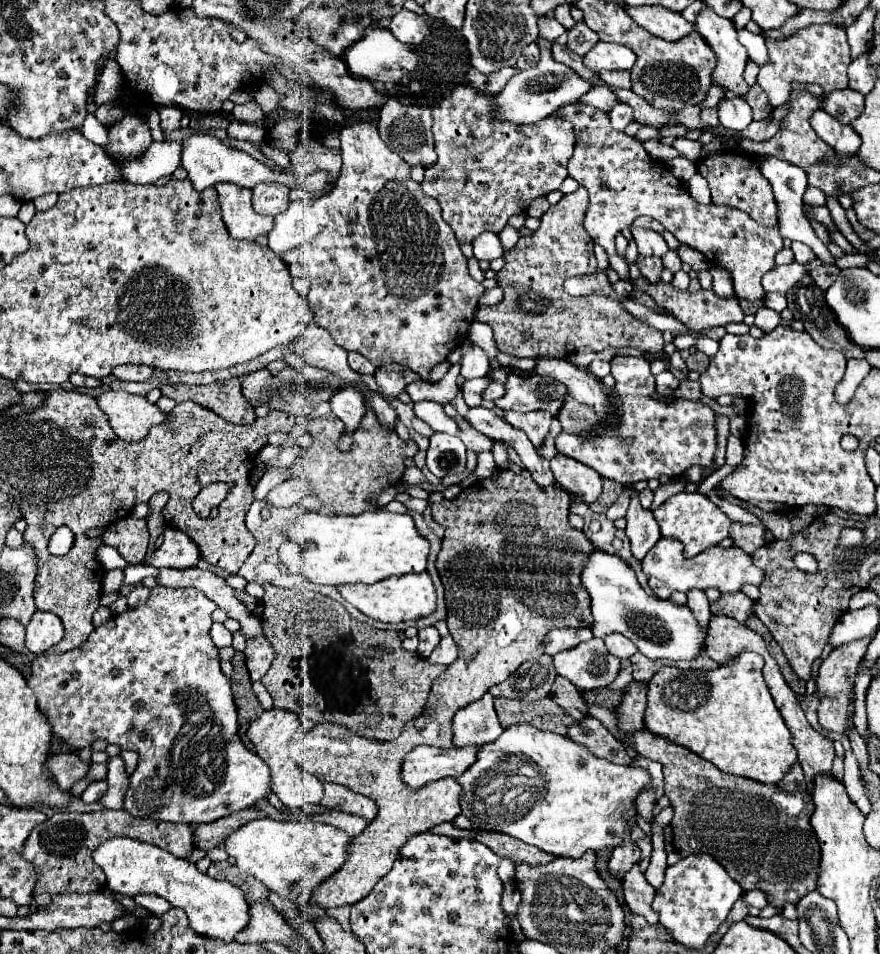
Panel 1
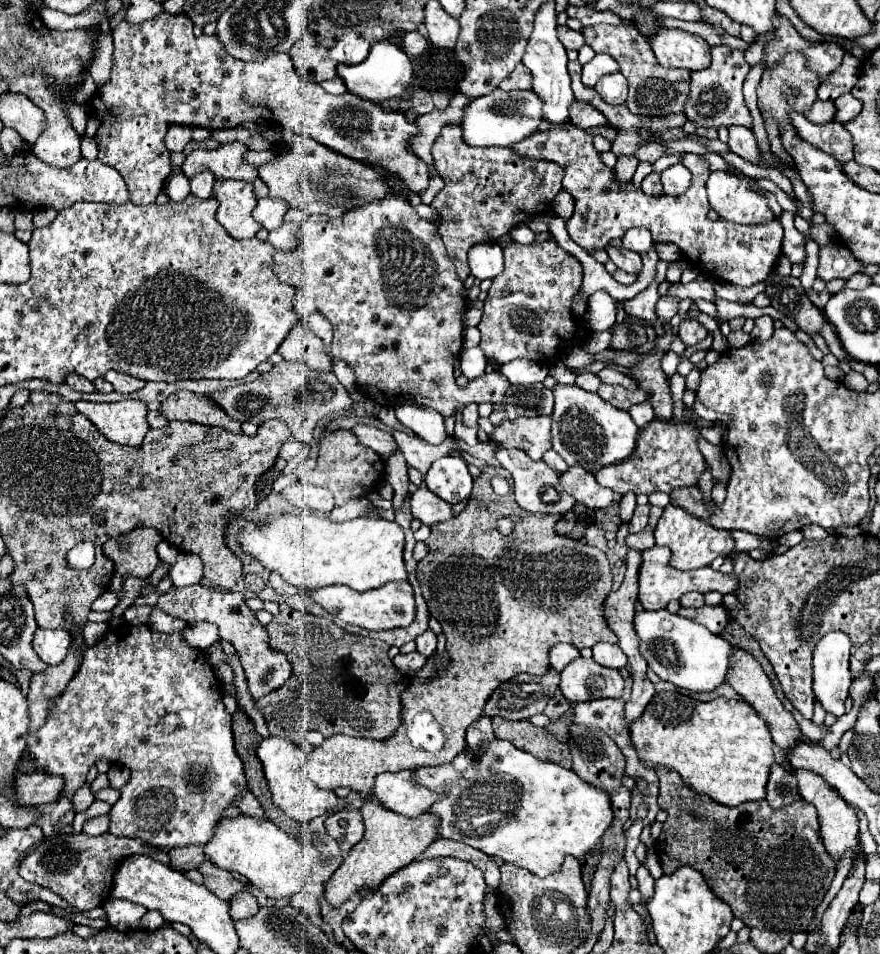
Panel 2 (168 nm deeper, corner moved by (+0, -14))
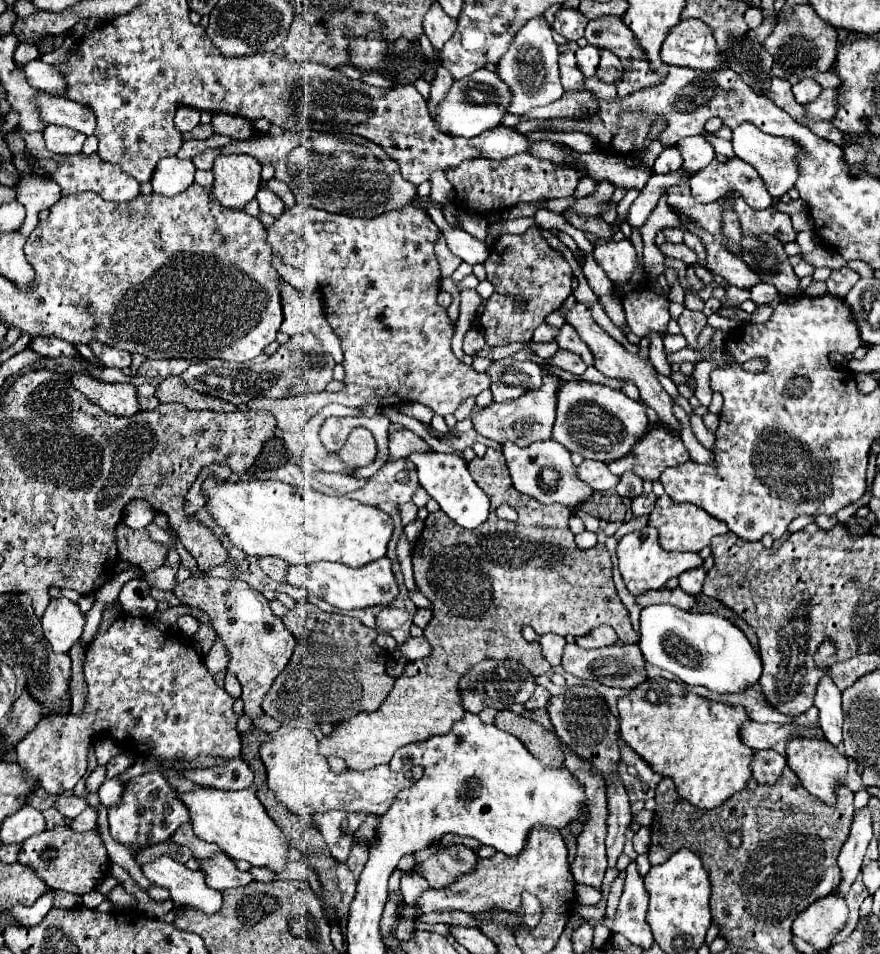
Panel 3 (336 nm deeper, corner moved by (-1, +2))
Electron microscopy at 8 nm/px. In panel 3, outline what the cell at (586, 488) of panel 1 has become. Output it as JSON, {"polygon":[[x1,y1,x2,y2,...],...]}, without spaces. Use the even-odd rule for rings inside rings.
{"polygon":[[584,460,578,466,578,478,582,478,596,492,612,490,618,484,618,476,614,476,604,462,594,462,594,460]]}

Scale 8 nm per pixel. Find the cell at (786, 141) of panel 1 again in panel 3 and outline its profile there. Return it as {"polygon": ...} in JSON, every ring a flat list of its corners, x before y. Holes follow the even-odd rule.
{"polygon":[[804,4,804,6,794,8,792,18,782,20,774,26,772,34,764,42,764,48,774,58,772,74,788,80,790,84,796,84,806,76,814,76,816,72,828,70,834,64,836,44,838,44,836,28,820,20,818,14,808,4]]}

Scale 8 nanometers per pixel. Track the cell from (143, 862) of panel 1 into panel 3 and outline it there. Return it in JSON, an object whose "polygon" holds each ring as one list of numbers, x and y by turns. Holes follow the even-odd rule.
{"polygon":[[160,856,140,868,154,886,170,892,176,906,192,906,204,914,222,910,222,894,206,884,206,874,202,870,188,870,170,856]]}

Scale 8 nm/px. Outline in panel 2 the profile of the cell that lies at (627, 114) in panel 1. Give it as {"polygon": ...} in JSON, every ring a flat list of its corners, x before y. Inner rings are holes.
{"polygon":[[575,100,569,108,569,122,575,126,581,126,581,128,593,128,593,126,603,126,607,120,589,102]]}

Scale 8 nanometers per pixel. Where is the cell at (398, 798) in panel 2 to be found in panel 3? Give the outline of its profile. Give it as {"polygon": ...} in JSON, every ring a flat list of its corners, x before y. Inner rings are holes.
{"polygon":[[308,722,308,724,296,724,296,728,290,728,290,726,281,724,276,732,270,734,270,740,260,746,260,756,262,756,262,762,268,772,270,792,290,792,290,798,294,798,294,808,300,808,300,812,294,812,294,814,302,814,302,816,308,816,308,808,310,808,310,814,318,814,318,812,326,812,326,810,334,810,334,808,356,810,356,812,366,812,366,814,386,814,390,810,390,804,394,804,398,792,402,792,404,788,408,788,412,784,406,778,406,774,394,772,386,764,374,766,364,772,352,772,352,770,344,770,342,774,332,772,326,758,318,754,320,739,317,739,314,733,317,725]]}

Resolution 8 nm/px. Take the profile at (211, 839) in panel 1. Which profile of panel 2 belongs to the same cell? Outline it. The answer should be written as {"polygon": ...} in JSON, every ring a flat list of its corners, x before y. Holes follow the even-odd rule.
{"polygon":[[185,846,185,848,173,848,167,852,169,854,169,866,179,870,179,872,187,872,197,868,201,862,205,862,205,852,203,846]]}

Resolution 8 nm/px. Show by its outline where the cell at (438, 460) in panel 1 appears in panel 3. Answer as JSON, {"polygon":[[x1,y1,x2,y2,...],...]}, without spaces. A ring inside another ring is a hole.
{"polygon":[[420,452,420,454,410,454,410,462,416,464,418,474,420,474,420,484,422,488,440,504,440,508,460,526,472,530,480,526,488,518,488,496,478,488,478,484,472,480,468,472,468,464,456,456,456,454,442,454,442,452]]}

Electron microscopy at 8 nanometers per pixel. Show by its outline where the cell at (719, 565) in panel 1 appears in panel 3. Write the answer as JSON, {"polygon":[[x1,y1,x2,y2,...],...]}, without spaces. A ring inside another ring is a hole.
{"polygon":[[650,526,636,530,632,534,626,534,618,542,616,554,620,560,620,574,622,574,628,590,634,596,646,594,648,590,660,590,670,578,680,576,686,570,700,568,704,564,704,560,698,552,666,552,666,550,662,550,662,546,658,544,658,530,650,528]]}

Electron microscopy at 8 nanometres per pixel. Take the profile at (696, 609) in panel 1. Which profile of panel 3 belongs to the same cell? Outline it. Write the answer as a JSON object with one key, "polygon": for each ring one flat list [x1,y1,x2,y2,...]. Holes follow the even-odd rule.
{"polygon":[[694,568,694,570,688,570,688,572,678,576,680,588,684,592,688,592,688,594,700,594,702,586,704,586,704,578,706,578,706,570,704,568]]}

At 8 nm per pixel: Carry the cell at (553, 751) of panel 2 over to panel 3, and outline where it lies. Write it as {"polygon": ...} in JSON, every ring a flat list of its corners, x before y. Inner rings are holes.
{"polygon":[[498,710,494,726,514,734,538,760,544,764,564,764,564,752,560,748,560,740,556,732,546,730,544,726,512,712,512,710]]}

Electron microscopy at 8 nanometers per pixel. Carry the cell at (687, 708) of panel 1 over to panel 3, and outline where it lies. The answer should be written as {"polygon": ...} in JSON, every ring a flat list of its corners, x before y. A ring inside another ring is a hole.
{"polygon":[[654,678,638,684,628,696,618,700,620,712,620,736,634,748,658,774,670,776,678,788,678,794,698,808,716,808,726,802,732,794,746,788,752,778,750,760,754,756,752,748,746,748,740,738,742,724,750,722,744,706,732,706,724,702,714,702,710,698,688,692,680,682]]}

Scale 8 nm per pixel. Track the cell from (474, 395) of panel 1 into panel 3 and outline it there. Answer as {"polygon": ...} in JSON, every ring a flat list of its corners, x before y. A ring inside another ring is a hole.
{"polygon":[[466,398,466,400,464,400,464,402,458,406,458,410,454,412,456,420,464,420,464,418,468,418,468,416,474,412,474,408,476,408,474,398]]}

